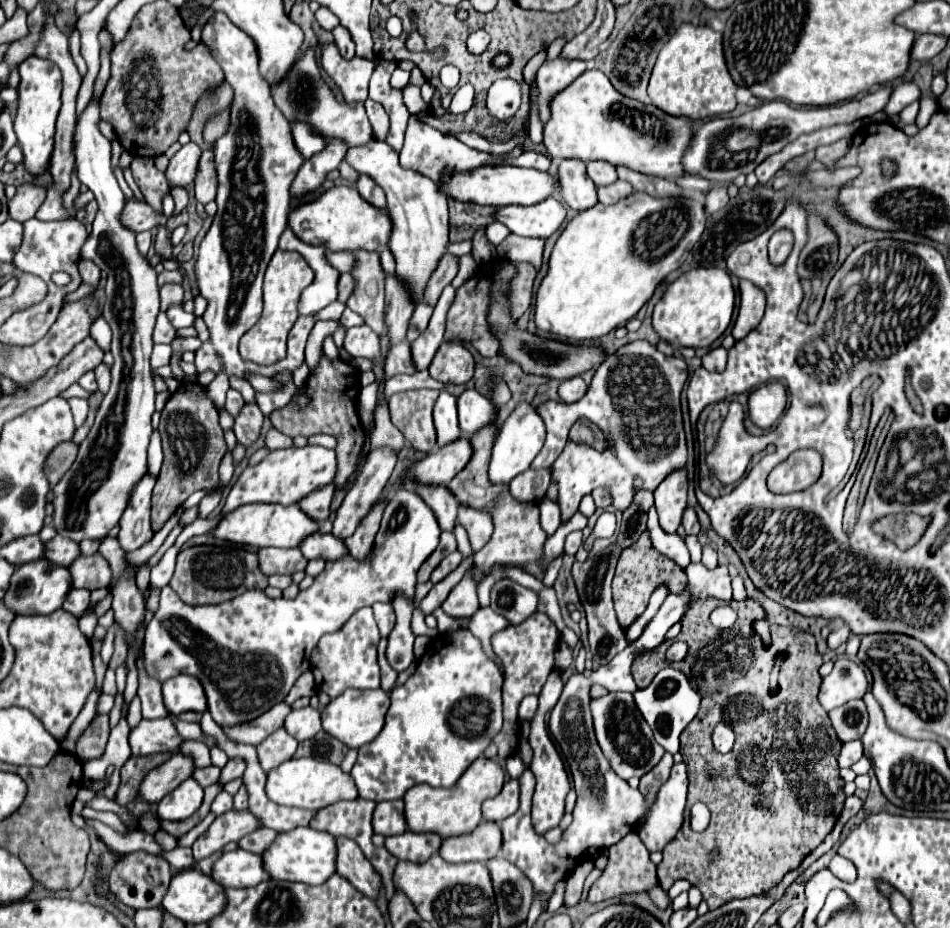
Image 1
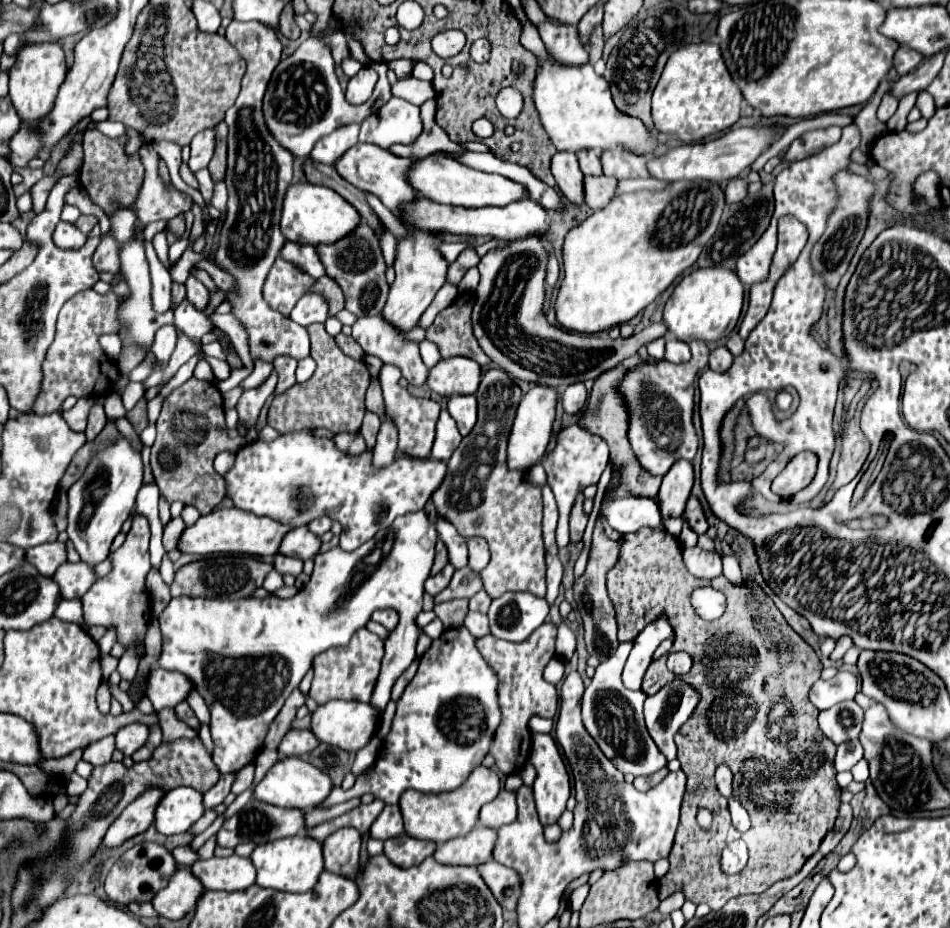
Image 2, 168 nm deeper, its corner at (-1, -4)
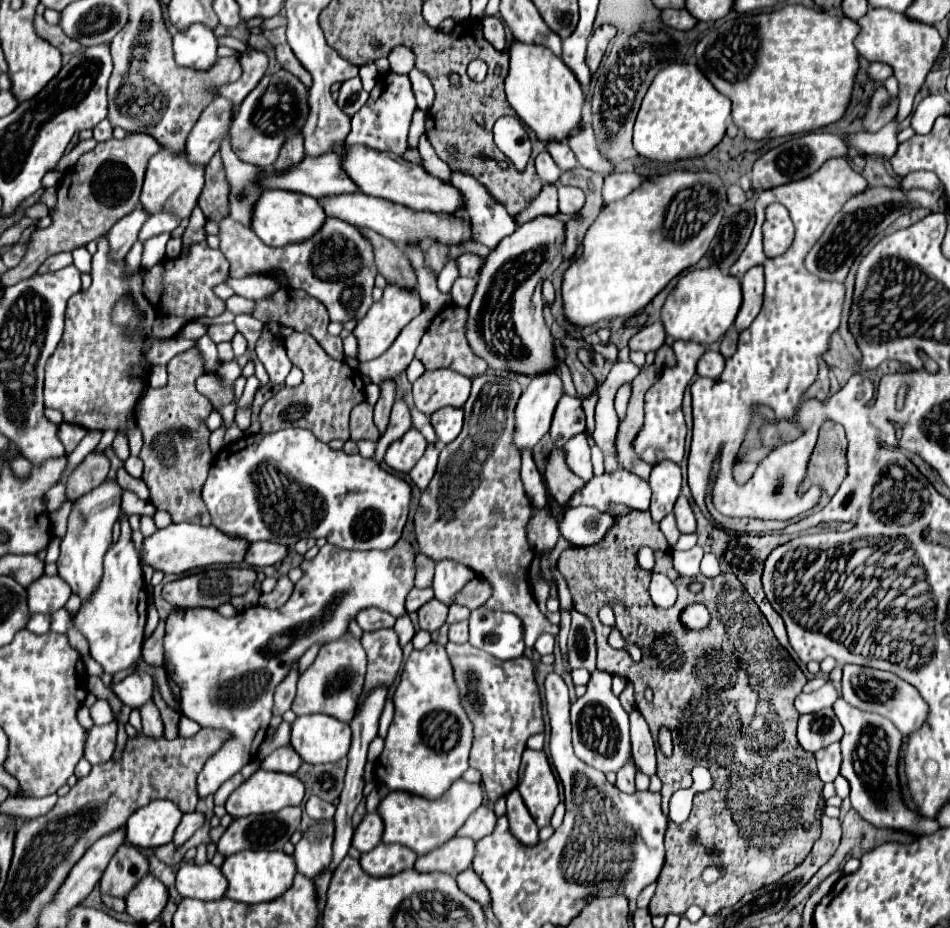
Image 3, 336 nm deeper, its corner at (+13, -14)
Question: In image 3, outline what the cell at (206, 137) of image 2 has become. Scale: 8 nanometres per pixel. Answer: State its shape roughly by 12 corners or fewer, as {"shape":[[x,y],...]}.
{"shape":[[219,98],[189,132],[185,152],[205,166],[229,128],[233,106]]}

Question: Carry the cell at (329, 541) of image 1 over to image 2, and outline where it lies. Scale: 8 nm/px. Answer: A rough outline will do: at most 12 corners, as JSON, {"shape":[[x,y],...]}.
{"shape":[[307,526],[285,534],[277,552],[309,560],[321,540]]}

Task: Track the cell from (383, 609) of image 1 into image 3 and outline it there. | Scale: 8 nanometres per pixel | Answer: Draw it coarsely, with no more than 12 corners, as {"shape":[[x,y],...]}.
{"shape":[[377,608],[361,610],[355,620],[365,632],[393,628],[397,618]]}

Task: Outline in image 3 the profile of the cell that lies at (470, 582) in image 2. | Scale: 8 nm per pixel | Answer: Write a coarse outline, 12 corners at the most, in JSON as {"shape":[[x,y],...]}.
{"shape":[[471,580],[453,604],[479,608],[491,596],[485,580]]}

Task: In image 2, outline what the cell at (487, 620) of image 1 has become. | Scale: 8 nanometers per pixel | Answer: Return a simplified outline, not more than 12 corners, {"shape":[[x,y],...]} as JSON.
{"shape":[[469,612],[463,626],[475,638],[487,636],[487,616]]}

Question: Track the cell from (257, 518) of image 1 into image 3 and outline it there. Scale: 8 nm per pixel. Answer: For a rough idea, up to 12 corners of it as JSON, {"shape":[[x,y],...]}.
{"shape":[[171,524],[145,538],[143,560],[165,574],[241,564],[249,540]]}

